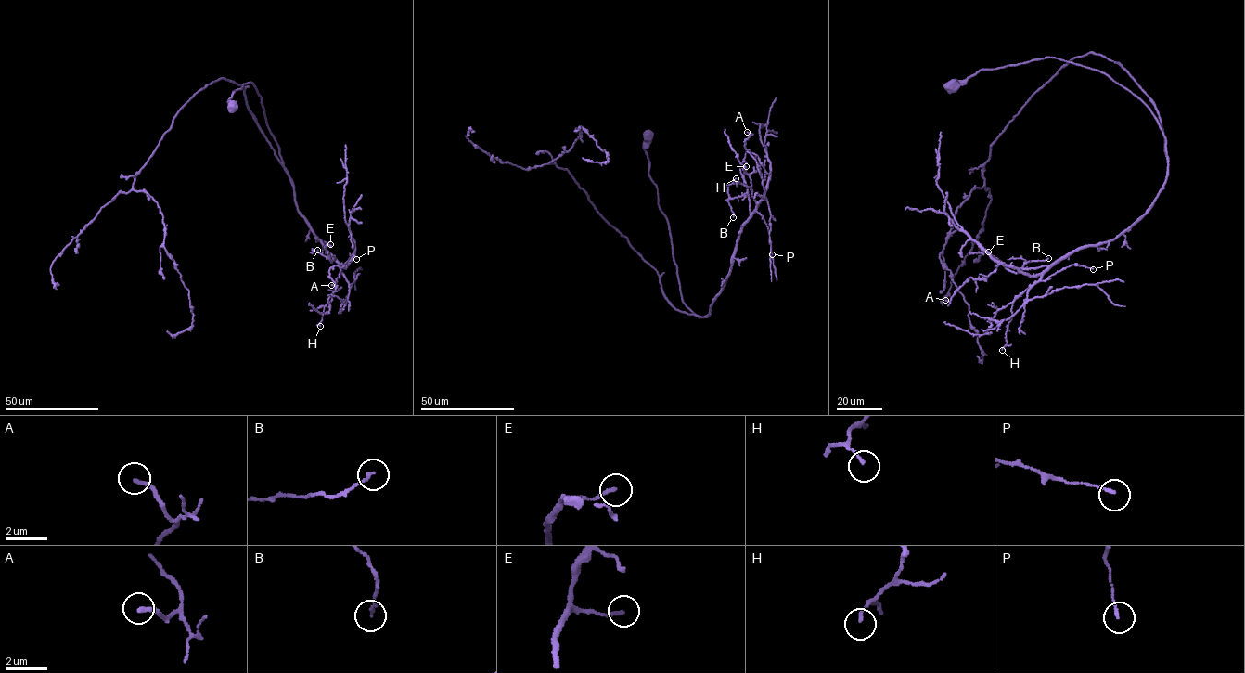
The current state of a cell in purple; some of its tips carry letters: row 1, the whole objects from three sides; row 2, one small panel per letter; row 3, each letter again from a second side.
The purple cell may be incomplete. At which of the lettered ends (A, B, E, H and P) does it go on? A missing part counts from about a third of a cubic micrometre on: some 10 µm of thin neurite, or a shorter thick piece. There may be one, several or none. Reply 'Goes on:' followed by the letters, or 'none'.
Goes on: none

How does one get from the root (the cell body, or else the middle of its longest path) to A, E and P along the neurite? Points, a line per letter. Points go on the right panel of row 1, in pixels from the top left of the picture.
A: (952, 87), (1046, 58), (1099, 71), (1150, 111), (1168, 171), (1114, 239), (1034, 276), (999, 264), (945, 300)
E: (952, 87), (981, 71), (1054, 58), (1128, 89), (1165, 139), (1163, 187), (1114, 239), (1016, 272), (988, 252)
P: (952, 87), (1054, 58), (1105, 73), (1150, 111), (1168, 163), (1153, 204), (1040, 279), (1093, 269)

